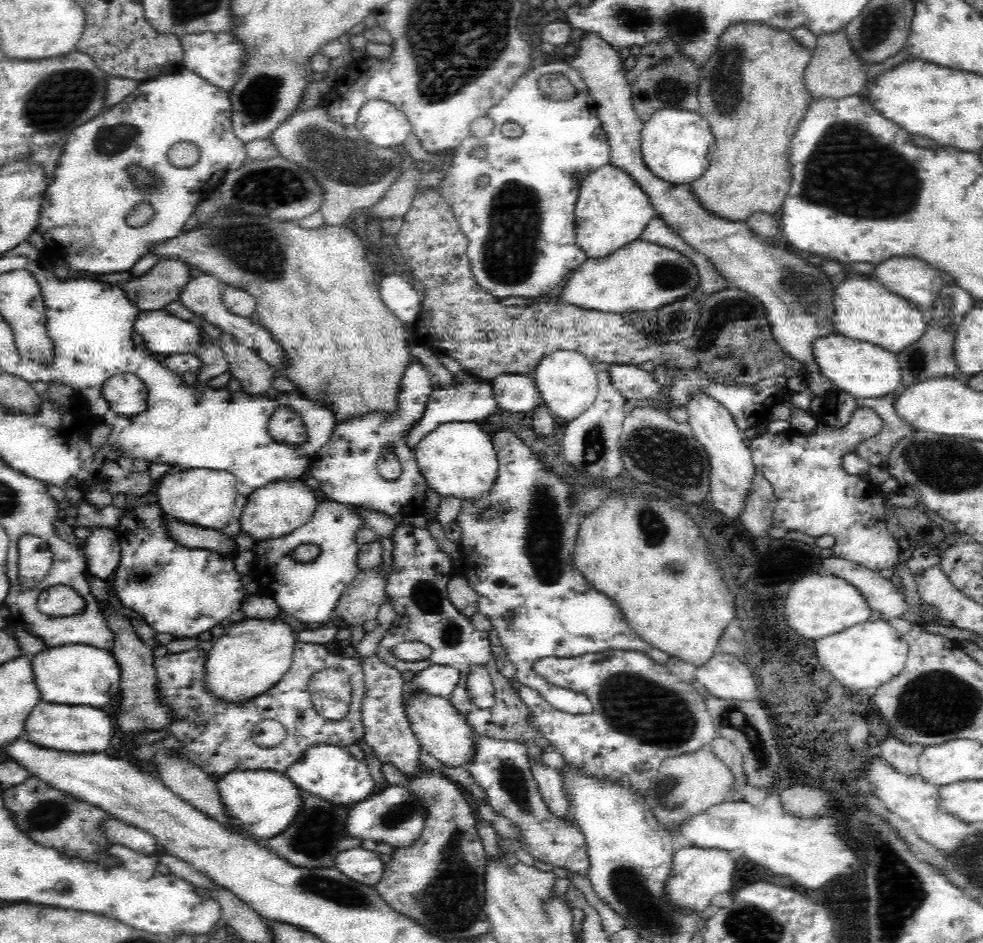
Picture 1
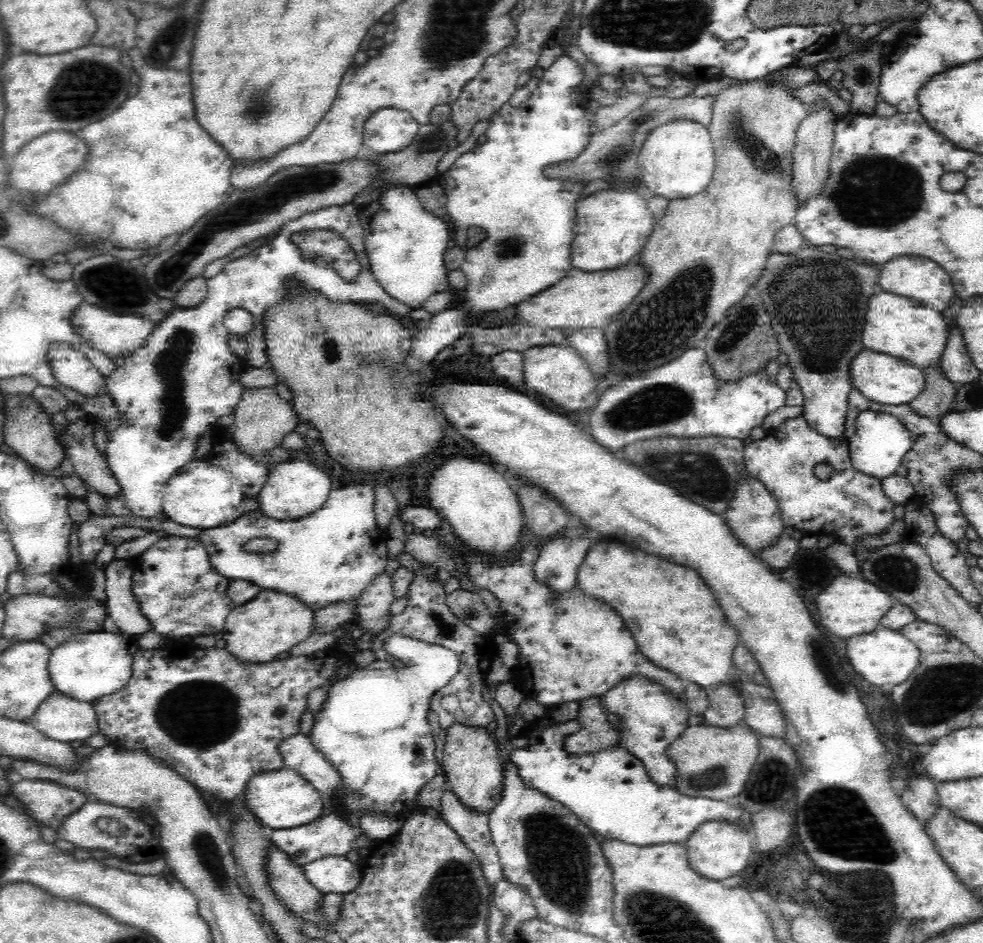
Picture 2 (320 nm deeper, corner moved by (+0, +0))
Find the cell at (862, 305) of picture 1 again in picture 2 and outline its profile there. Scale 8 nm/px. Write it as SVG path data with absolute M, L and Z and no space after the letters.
M877 290L867 302L861 341L864 348L880 351L906 361L920 370L939 364L948 328L937 310L922 306L912 298Z

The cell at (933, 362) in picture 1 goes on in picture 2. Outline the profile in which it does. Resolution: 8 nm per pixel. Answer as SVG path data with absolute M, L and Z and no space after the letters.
M940 363L932 364L922 372L924 388L909 402L909 406L920 416L937 420L942 413L952 410L959 386L946 377Z

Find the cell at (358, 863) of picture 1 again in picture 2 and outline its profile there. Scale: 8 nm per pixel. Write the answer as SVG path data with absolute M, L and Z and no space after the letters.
M326 856L302 865L304 874L321 893L346 894L362 882L361 861L352 862L346 856Z

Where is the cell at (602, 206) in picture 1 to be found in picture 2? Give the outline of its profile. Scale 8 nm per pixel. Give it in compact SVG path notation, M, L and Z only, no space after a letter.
M632 190L594 191L580 198L575 205L577 228L570 248L570 257L572 257L572 267L580 270L599 271L621 267L640 254L655 228L656 220L652 211L648 209L648 201Z

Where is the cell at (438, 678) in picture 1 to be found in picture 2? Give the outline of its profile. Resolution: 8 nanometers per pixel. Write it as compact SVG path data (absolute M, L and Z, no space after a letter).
M392 634L390 638L384 641L384 651L388 652L392 658L398 659L402 667L399 669L396 667L388 669L359 669L356 670L356 672L352 672L348 678L344 678L344 680L332 684L332 686L326 690L327 698L323 703L322 710L320 710L318 714L314 714L314 724L308 735L310 735L312 743L332 761L334 766L338 767L340 775L344 777L344 788L348 791L348 794L346 794L346 800L348 800L348 802L346 802L344 806L346 806L350 812L354 813L354 810L356 810L356 812L362 812L364 816L376 812L376 814L390 814L390 816L394 816L395 814L402 817L418 808L418 792L437 775L438 765L434 756L435 744L433 741L434 737L432 737L432 729L430 723L428 723L428 712L430 712L431 709L432 696L444 688L458 672L459 658L454 651L443 648L438 644L427 644L426 642L398 634Z

